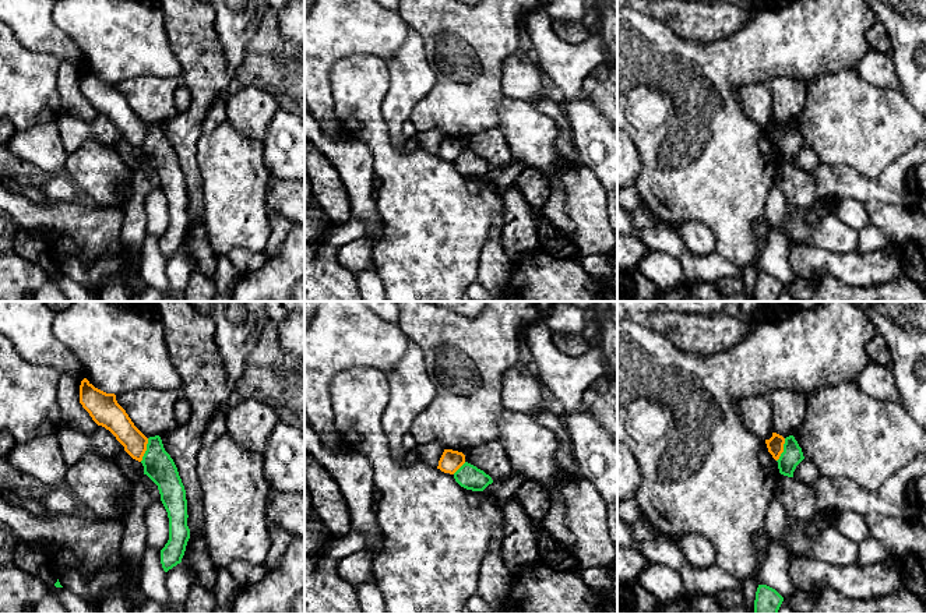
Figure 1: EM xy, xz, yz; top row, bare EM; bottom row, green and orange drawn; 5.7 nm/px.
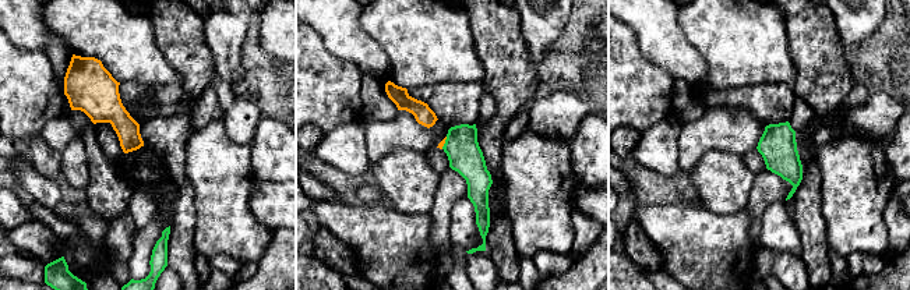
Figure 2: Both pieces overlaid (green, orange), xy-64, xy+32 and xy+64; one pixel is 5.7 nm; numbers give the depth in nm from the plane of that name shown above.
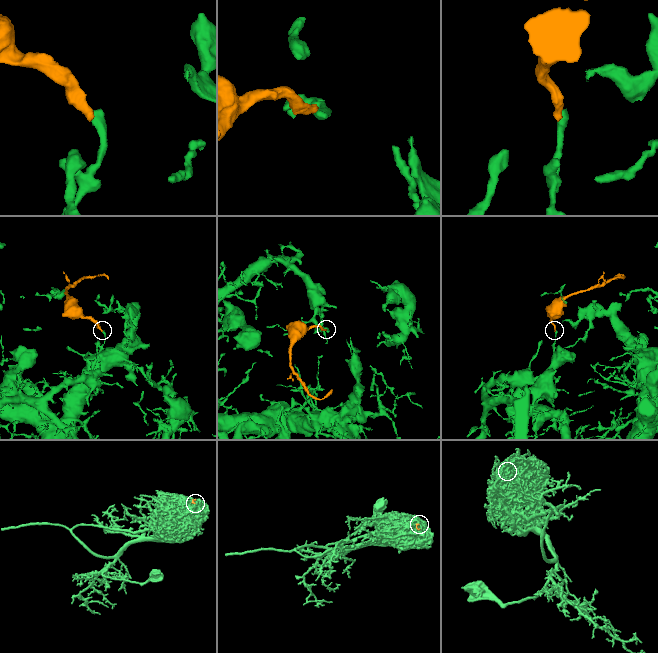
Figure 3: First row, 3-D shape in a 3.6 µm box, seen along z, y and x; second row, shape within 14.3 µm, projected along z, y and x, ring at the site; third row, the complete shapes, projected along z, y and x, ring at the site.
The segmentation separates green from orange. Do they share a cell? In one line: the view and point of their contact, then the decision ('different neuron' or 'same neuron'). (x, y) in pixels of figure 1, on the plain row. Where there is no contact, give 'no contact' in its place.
xy (147, 137) | different neuron

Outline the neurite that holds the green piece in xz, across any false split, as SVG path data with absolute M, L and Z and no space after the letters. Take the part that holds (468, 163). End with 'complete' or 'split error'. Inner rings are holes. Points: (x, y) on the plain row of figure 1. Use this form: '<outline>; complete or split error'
M468 149L454 160L454 166L461 174L472 179L483 179L493 170L489 162Z; complete

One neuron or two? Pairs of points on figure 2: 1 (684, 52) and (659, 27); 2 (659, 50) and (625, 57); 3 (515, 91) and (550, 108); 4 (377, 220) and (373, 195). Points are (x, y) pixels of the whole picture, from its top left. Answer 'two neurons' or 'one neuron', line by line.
1: one neuron
2: two neurons
3: two neurons
4: two neurons

